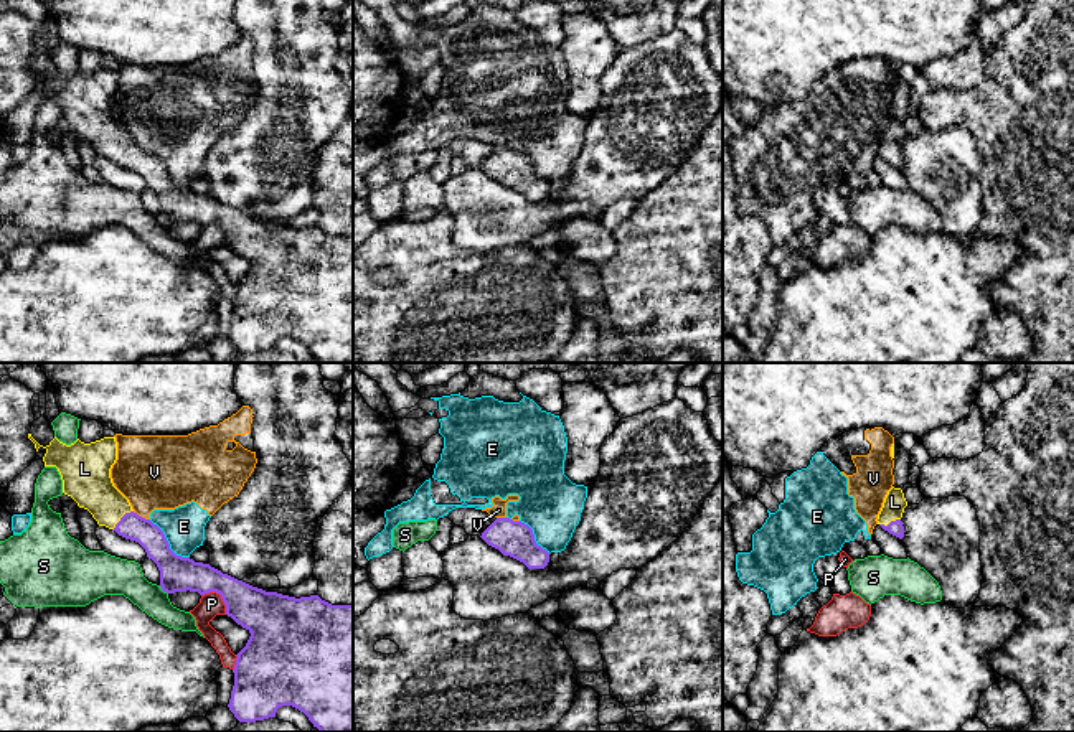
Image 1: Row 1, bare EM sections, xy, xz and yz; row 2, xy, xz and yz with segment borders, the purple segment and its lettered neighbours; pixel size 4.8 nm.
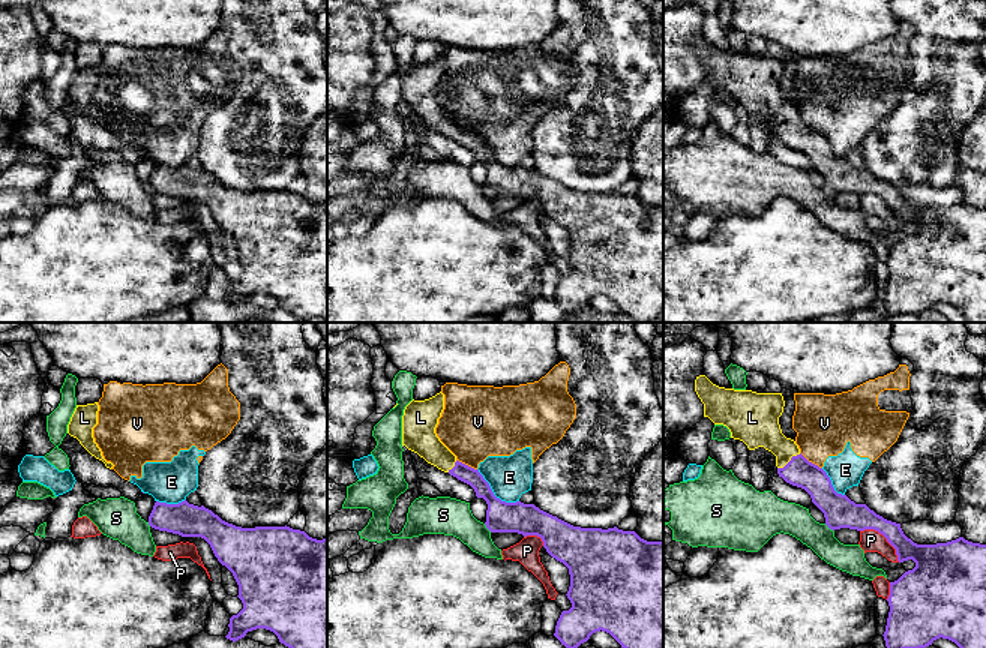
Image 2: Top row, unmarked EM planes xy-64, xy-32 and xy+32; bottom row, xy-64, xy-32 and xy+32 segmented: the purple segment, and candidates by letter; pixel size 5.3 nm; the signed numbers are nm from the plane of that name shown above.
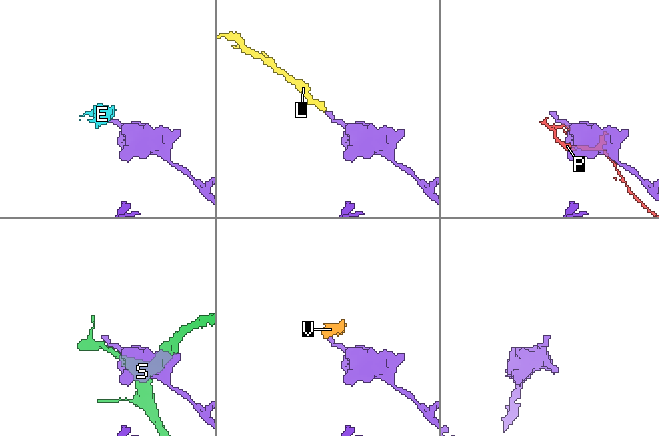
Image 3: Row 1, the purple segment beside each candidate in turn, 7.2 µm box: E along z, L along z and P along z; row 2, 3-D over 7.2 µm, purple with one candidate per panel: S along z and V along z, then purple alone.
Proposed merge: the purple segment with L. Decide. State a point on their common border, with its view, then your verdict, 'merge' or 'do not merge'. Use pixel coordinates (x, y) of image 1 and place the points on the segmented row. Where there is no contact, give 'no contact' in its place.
meets purple in xy at (121, 518); merge

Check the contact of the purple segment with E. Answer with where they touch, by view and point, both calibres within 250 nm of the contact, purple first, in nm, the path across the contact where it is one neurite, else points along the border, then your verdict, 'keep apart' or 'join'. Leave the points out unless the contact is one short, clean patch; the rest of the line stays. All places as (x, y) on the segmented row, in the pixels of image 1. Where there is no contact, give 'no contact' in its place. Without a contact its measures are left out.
contact xy (167, 543); calibres 180 and 200 nm; keep apart

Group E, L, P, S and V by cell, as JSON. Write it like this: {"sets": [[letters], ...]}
{"sets": [["E", "V"], ["L"], ["P"], ["S"]]}

